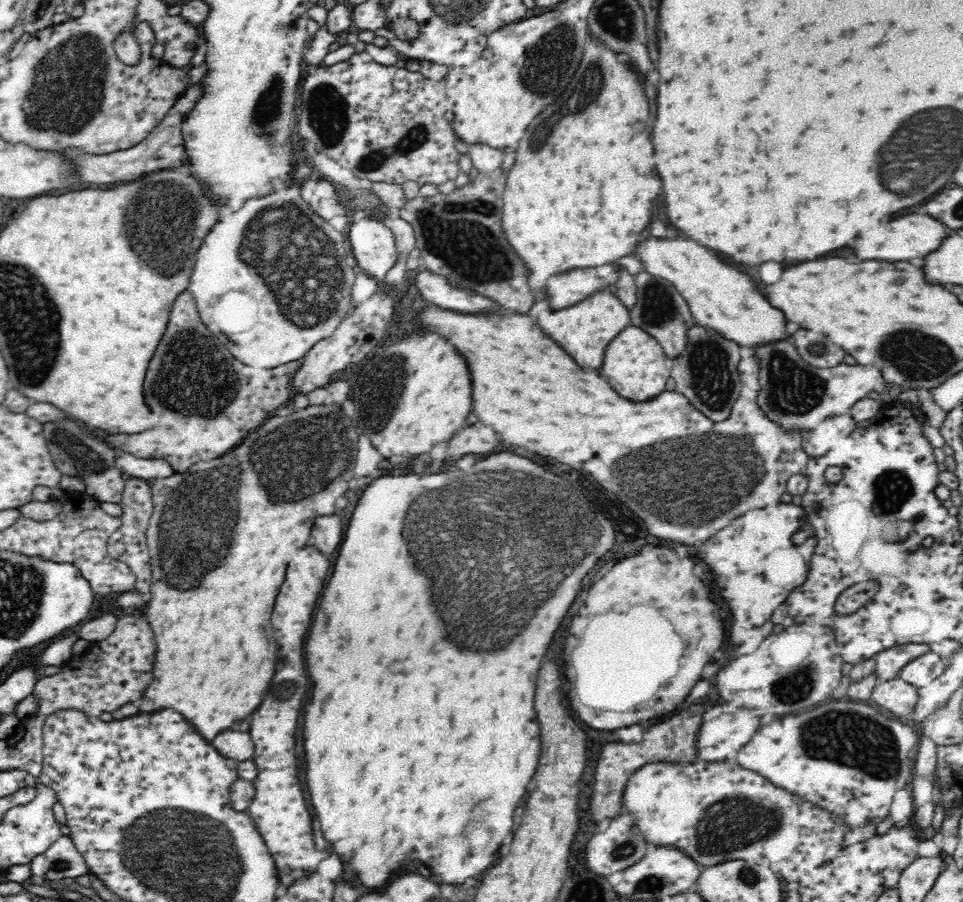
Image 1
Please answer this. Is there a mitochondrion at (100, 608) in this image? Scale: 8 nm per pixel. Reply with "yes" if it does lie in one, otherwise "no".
no

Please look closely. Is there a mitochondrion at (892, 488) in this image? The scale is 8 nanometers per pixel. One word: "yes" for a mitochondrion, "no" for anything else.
yes

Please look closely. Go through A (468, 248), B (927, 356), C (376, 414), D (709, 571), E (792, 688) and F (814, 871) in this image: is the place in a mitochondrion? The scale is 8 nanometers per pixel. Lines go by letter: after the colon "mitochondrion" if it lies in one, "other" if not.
A: mitochondrion
B: mitochondrion
C: mitochondrion
D: other
E: mitochondrion
F: other

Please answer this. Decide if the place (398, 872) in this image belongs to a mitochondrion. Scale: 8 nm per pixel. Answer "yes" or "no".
no

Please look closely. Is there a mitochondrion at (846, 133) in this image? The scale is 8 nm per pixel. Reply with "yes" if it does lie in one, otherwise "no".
no

